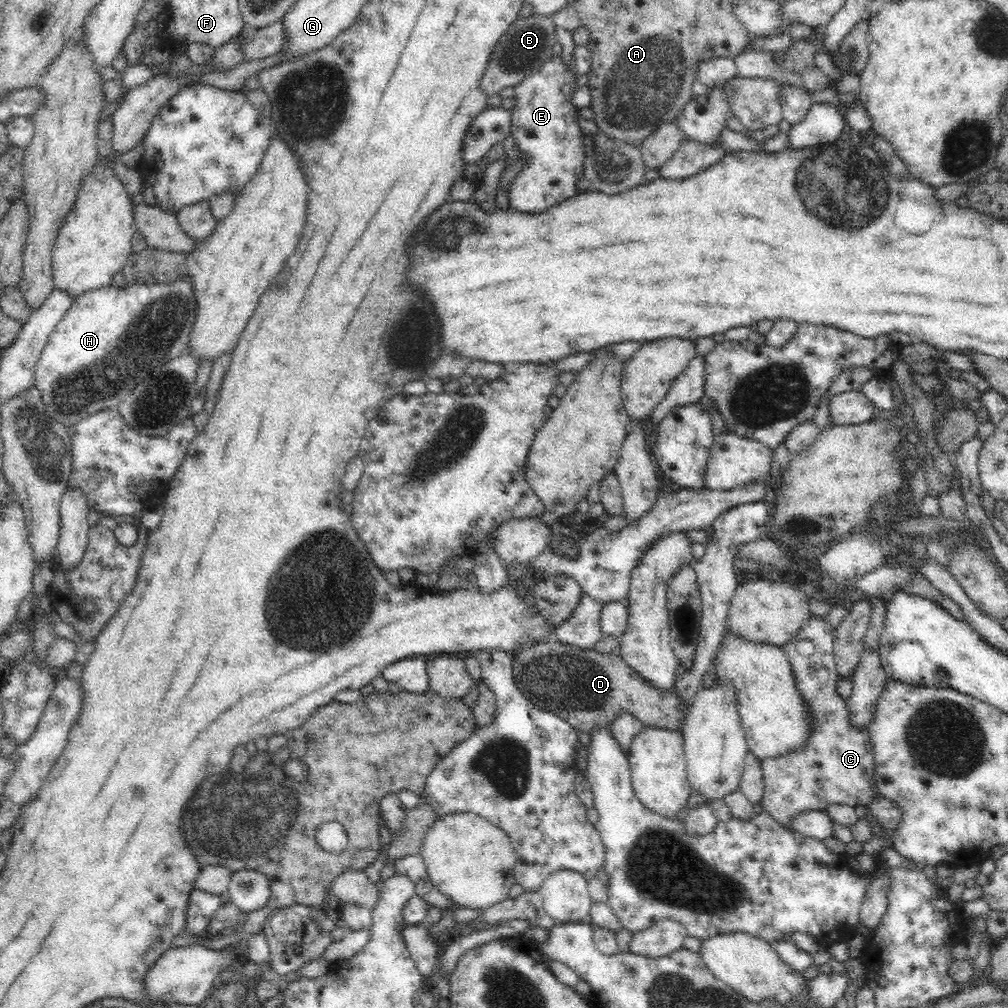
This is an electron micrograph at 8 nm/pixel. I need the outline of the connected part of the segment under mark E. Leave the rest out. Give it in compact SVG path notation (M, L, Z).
M553 56L552 61L546 62L540 72L534 72L515 85L515 98L518 103L512 110L512 127L510 135L520 148L520 153L526 155L528 164L524 164L522 174L509 183L509 206L520 214L540 214L552 206L564 202L566 198L575 195L575 184L577 180L584 175L583 164L586 155L583 153L581 145L581 129L574 119L577 109L569 102L570 95L578 88L576 79L578 74L574 71L570 73L562 63L560 57Z

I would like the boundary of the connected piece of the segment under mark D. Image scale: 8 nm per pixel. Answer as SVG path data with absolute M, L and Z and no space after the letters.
M556 639L520 648L515 652L511 662L511 673L514 686L528 699L528 702L540 710L547 710L565 720L578 733L592 735L595 730L609 728L620 716L627 712L641 724L652 728L676 730L684 724L684 716L679 711L679 702L675 692L661 692L643 679L617 653L600 653L596 649L581 649Z

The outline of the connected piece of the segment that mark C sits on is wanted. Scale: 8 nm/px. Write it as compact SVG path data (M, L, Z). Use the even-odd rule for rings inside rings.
M812 613L795 632L795 635L779 647L785 652L790 661L796 685L806 699L806 705L810 709L814 730L809 744L804 750L786 754L782 758L766 758L760 762L763 772L765 789L763 792L761 807L763 812L768 814L774 822L783 826L786 830L792 831L792 820L796 814L810 810L825 810L825 808L835 802L836 804L848 804L848 806L867 805L870 799L878 793L875 786L875 760L873 748L870 743L869 730L855 730L849 725L849 712L847 703L836 693L836 680L839 678L835 663L834 652L835 628L830 625L827 616ZM800 640L814 643L814 652L809 656L804 656L798 652L798 642Z

